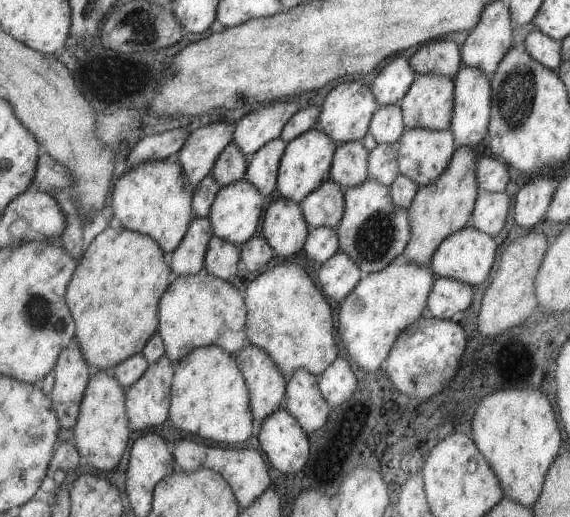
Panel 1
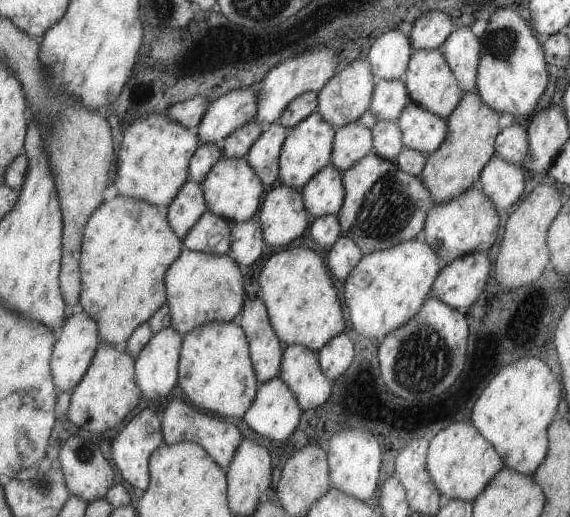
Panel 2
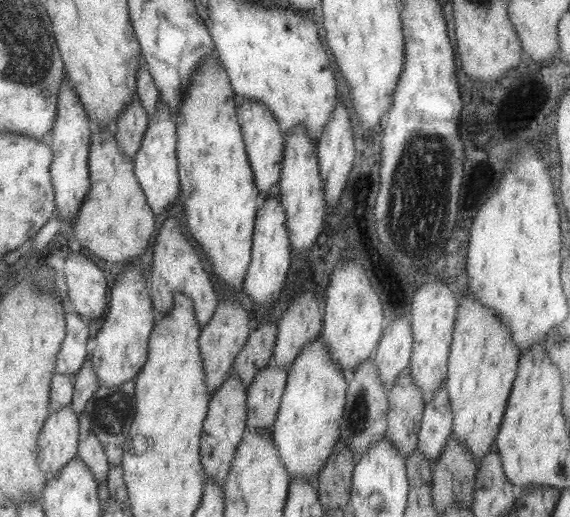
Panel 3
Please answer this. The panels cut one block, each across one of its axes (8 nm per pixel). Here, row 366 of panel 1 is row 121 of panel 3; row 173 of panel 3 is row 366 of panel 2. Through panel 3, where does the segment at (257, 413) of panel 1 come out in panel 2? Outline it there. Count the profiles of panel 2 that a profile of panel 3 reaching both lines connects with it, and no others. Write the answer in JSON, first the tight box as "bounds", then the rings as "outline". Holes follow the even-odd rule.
{"bounds":[237,296,283,384],"outline":[[[259,296],[252,300],[246,298],[237,321],[247,338],[250,360],[258,382],[263,384],[279,377],[283,344],[275,336]]]}

